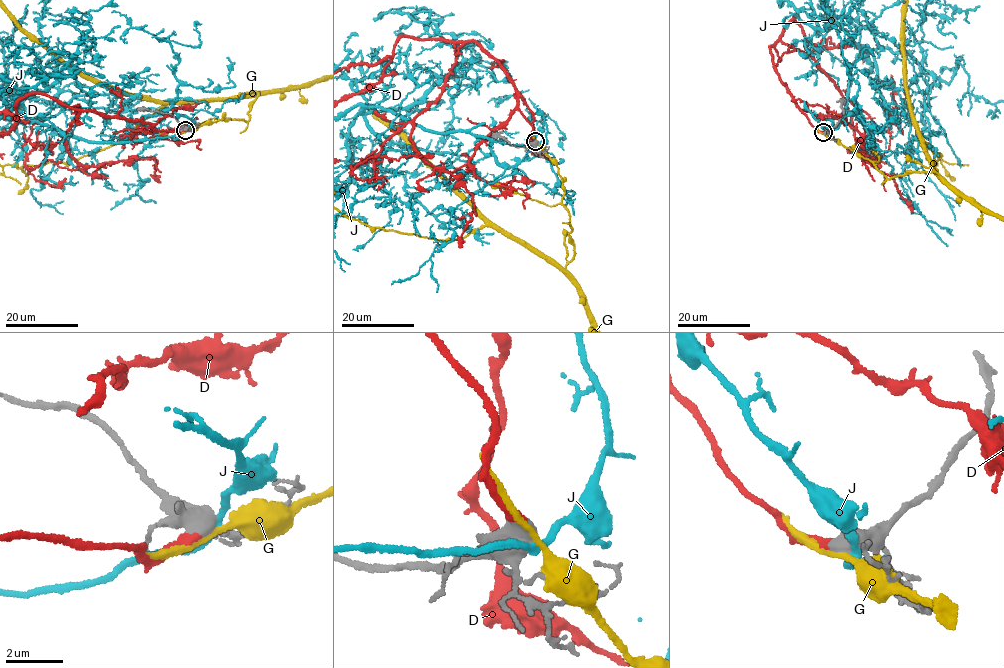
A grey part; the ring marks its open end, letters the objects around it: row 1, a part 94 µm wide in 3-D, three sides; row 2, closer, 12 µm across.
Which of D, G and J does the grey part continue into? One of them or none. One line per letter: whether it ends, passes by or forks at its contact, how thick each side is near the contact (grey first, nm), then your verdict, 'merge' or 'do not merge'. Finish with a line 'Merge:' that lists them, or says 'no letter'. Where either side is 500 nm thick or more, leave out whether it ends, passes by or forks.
D: it ends there; 480 nm thick on the grey side, 280 nm on the other; merge
G: 500 nm thick on the grey side, 190 nm on the other; do not merge
J: 550 nm thick on the grey side, 240 nm on the other; do not merge
Merge: D

